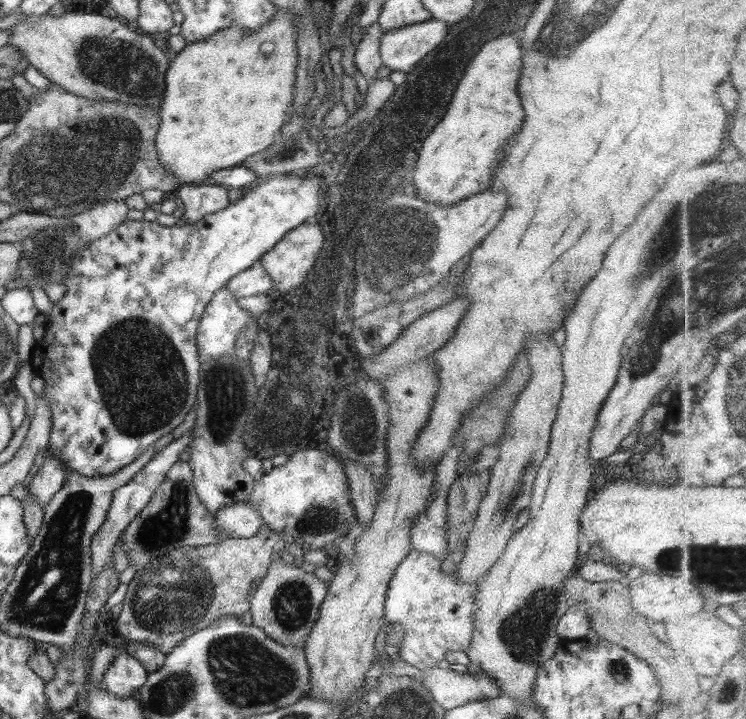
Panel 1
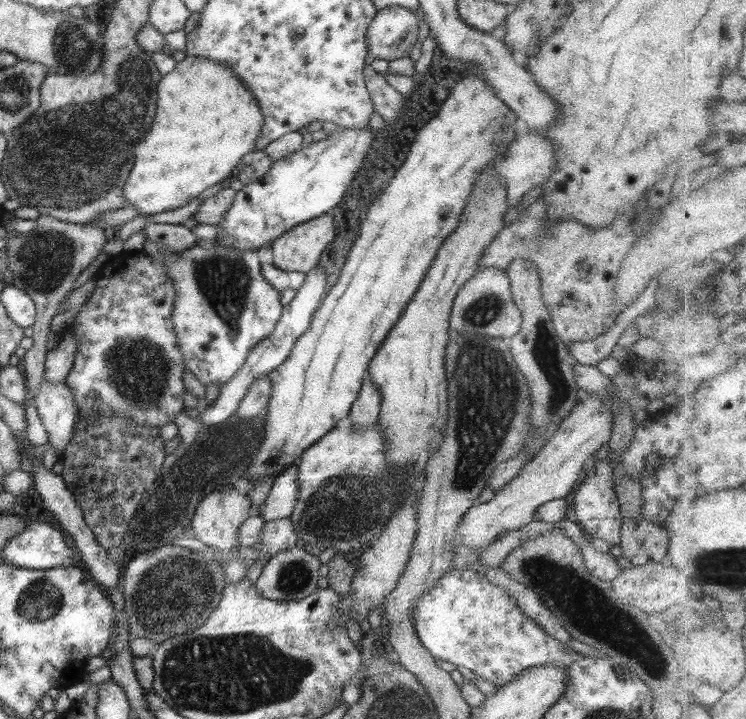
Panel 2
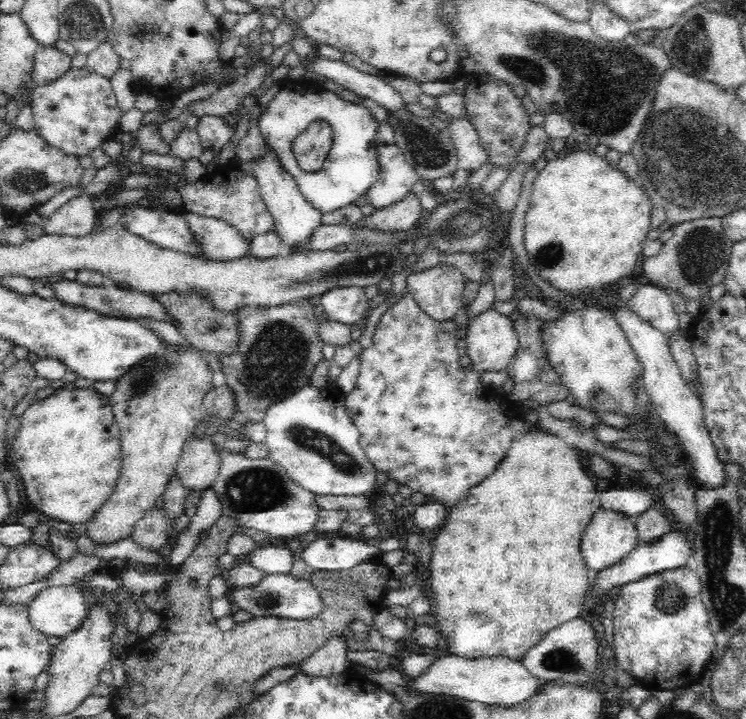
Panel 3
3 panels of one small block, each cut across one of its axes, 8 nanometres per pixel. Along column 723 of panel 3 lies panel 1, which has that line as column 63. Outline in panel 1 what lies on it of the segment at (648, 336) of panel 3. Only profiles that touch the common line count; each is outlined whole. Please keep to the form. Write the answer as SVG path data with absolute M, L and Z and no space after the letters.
M49 452L49 457L43 459L41 467L32 471L28 483L24 483L29 495L36 498L36 502L45 508L51 496L57 492L63 484L64 464Z

